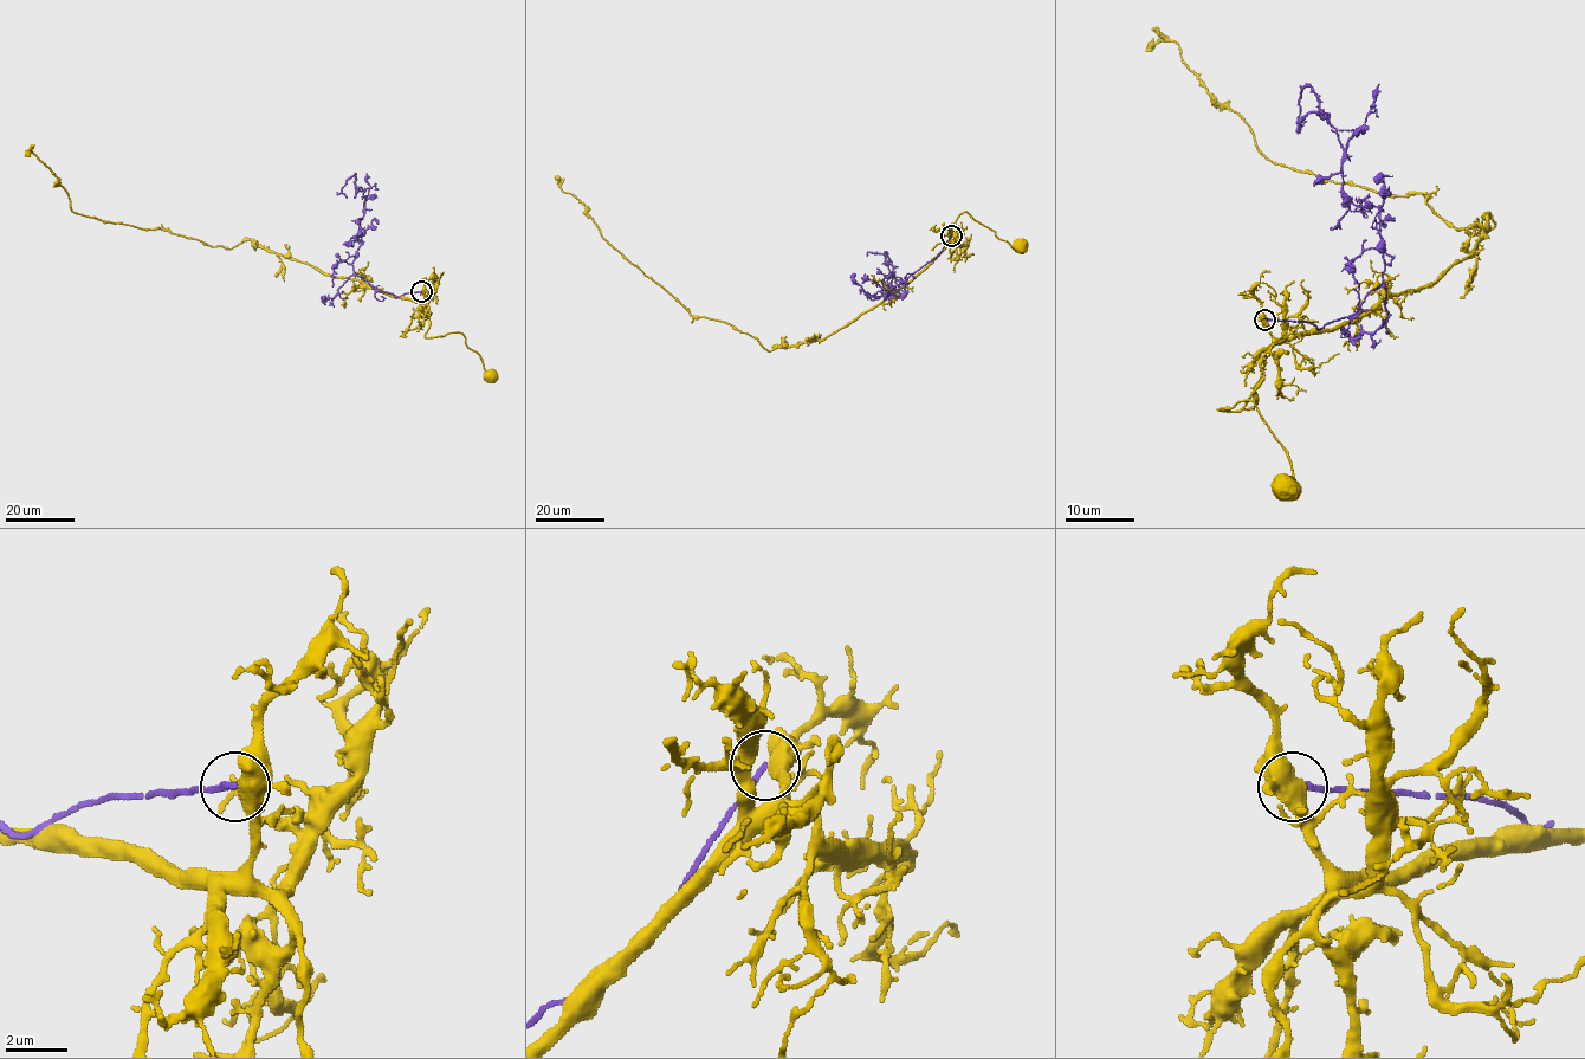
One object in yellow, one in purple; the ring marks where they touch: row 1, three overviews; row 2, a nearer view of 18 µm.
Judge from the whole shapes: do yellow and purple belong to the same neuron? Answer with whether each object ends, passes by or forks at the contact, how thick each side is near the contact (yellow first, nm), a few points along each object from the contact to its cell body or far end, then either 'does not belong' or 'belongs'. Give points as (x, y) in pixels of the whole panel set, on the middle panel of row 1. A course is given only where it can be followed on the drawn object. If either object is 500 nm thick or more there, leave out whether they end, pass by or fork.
500/170 nm | yellow via (952, 236), (953, 239), (959, 233), (956, 218), (968, 212), (1014, 249), (1019, 244) | purple via (952, 236), (938, 256), (882, 296), (891, 294), (887, 281), (893, 266), (880, 253), (868, 252), (867, 257) | does not belong

